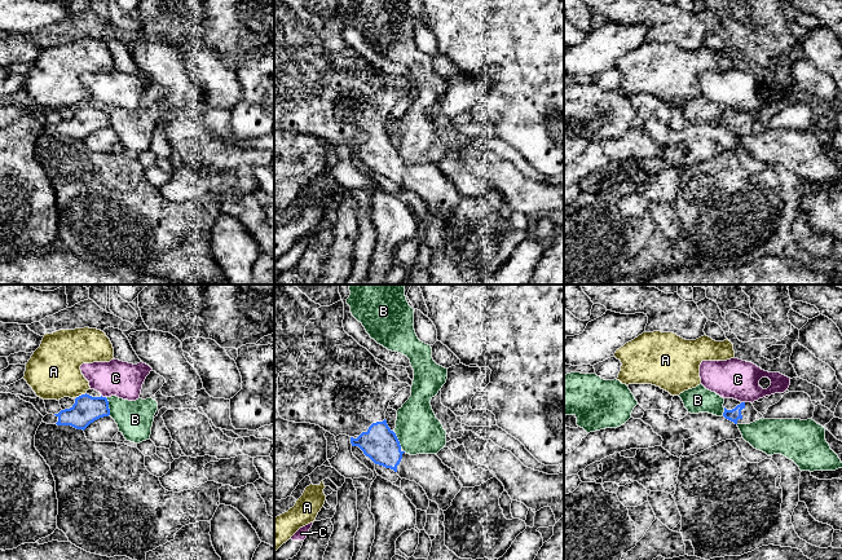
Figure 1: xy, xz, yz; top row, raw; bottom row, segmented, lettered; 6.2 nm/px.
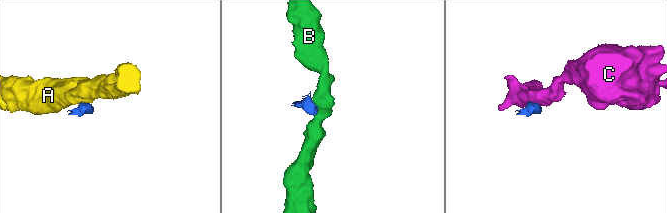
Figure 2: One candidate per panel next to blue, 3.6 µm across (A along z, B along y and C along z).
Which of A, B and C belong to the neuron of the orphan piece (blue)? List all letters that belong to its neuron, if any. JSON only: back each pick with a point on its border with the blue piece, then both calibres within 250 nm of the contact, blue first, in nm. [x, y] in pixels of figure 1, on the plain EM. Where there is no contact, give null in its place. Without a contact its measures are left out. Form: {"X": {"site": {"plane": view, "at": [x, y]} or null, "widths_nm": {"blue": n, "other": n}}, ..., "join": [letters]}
{"join": []}

